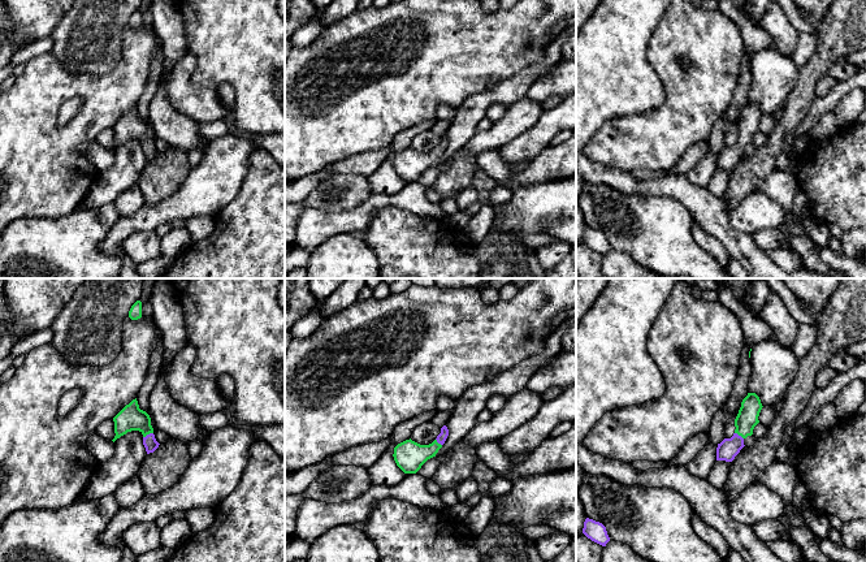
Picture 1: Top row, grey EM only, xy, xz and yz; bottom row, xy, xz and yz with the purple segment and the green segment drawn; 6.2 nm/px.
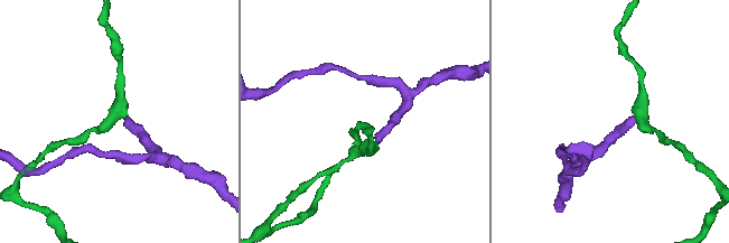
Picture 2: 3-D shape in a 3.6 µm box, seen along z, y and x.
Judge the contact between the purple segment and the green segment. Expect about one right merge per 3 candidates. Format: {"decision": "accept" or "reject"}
{"decision": "accept"}

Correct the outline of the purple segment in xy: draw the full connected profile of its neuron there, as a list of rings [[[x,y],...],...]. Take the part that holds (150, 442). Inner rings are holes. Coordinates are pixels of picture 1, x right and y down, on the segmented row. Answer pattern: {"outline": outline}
{"outline": [[[137,398],[126,405],[114,418],[114,438],[113,442],[121,436],[131,431],[139,431],[143,435],[143,445],[147,454],[153,453],[159,448],[155,438],[153,428],[151,425],[150,415],[139,408]]]}

